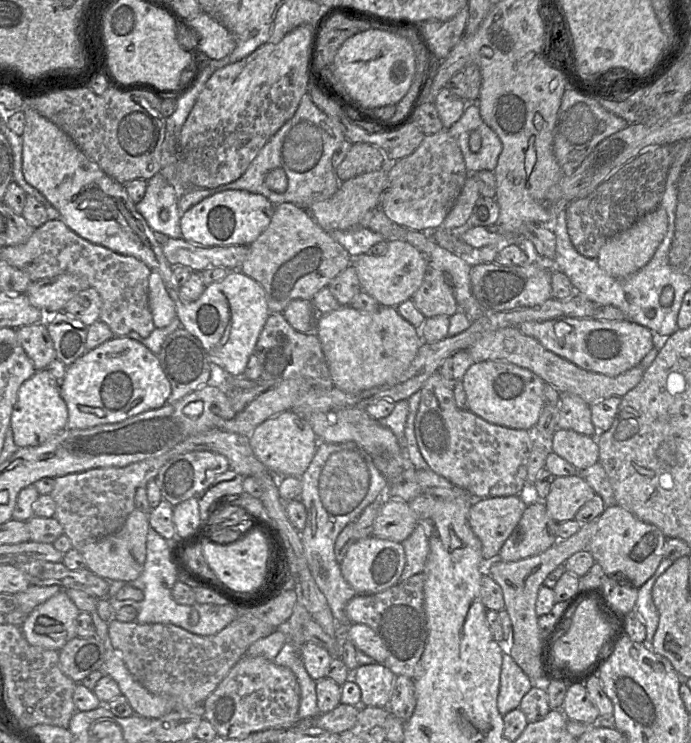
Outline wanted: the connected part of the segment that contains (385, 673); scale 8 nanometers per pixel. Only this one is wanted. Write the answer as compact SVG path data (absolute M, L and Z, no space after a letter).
M384 664L359 665L351 677L361 691L361 706L386 707L396 675Z

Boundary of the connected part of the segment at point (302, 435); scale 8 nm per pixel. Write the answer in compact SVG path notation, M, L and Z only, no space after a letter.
M293 411L272 416L258 425L249 435L254 455L277 477L301 478L316 453L318 442L309 423Z

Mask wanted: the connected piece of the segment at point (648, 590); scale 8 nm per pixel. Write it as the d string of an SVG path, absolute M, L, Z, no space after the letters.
M663 558L654 574L638 588L638 596L634 605L634 610L642 620L646 628L644 644L651 648L651 642L658 627L658 612L652 599L652 587L657 578L666 571L674 561Z

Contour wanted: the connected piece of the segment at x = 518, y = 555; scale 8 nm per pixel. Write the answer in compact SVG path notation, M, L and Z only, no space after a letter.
M544 501L529 504L501 547L499 559L513 562L544 552L557 541L557 524L549 517Z

